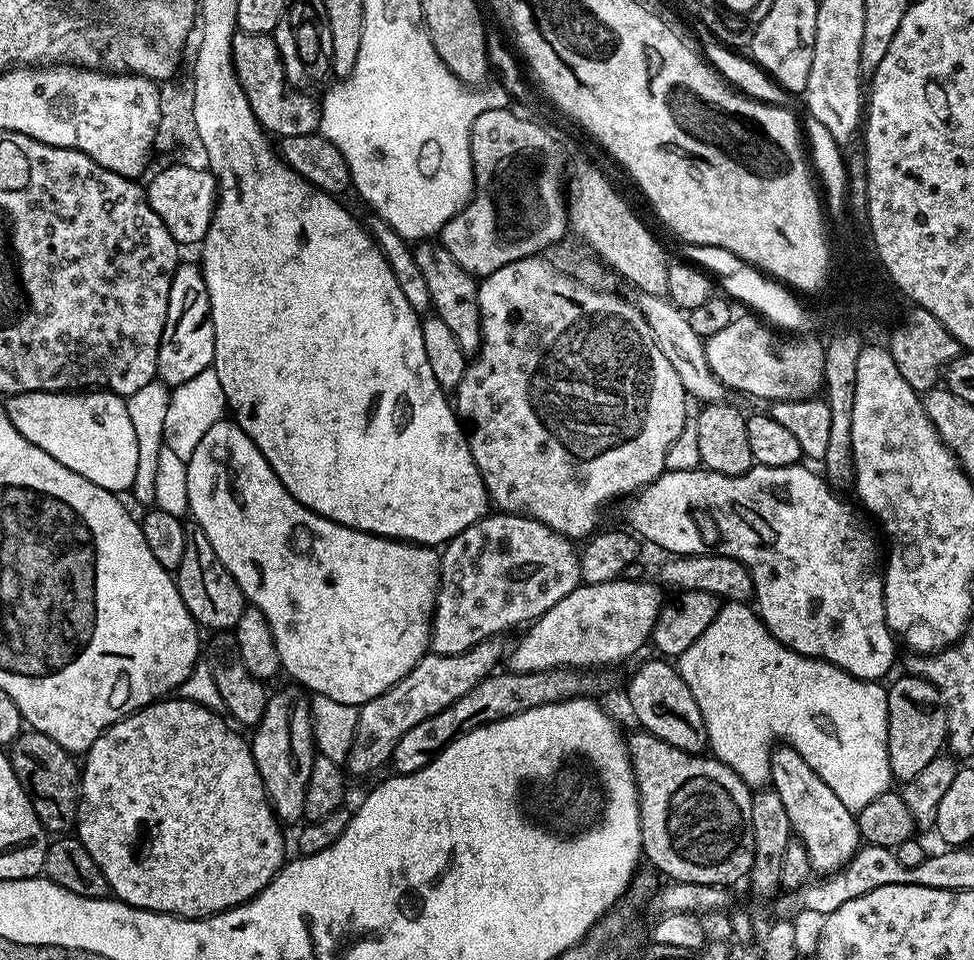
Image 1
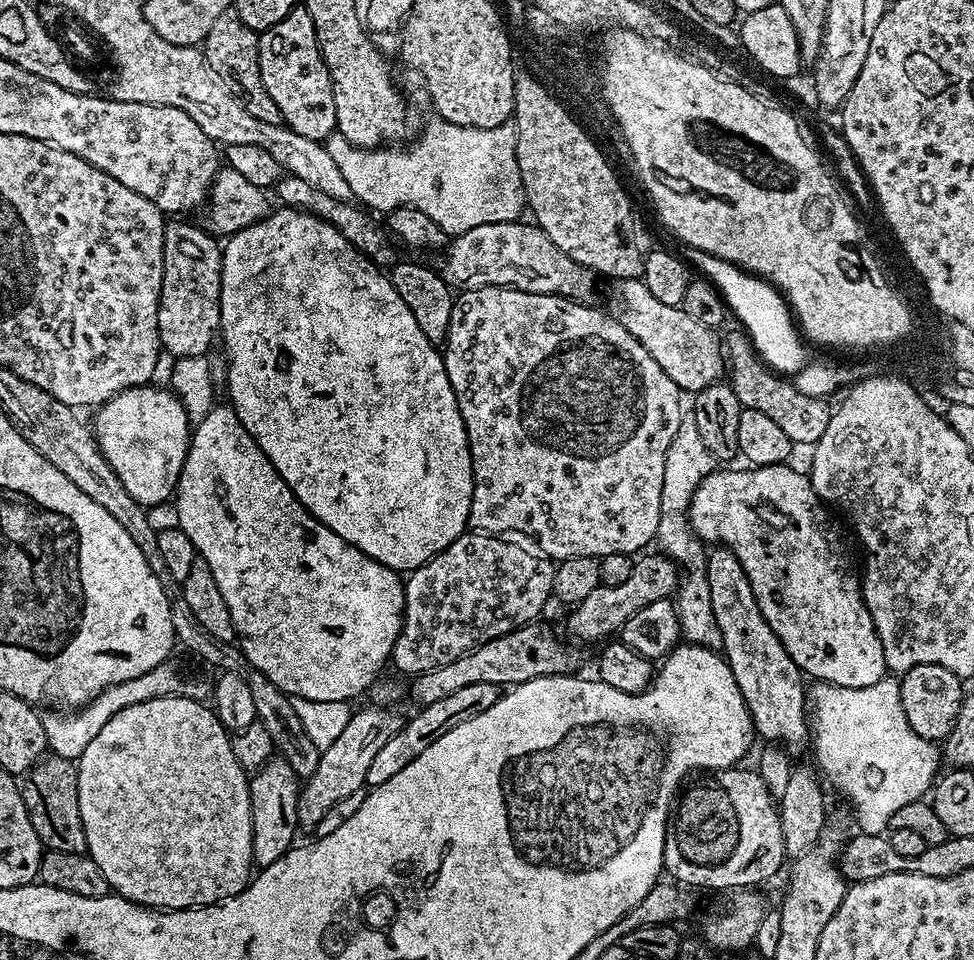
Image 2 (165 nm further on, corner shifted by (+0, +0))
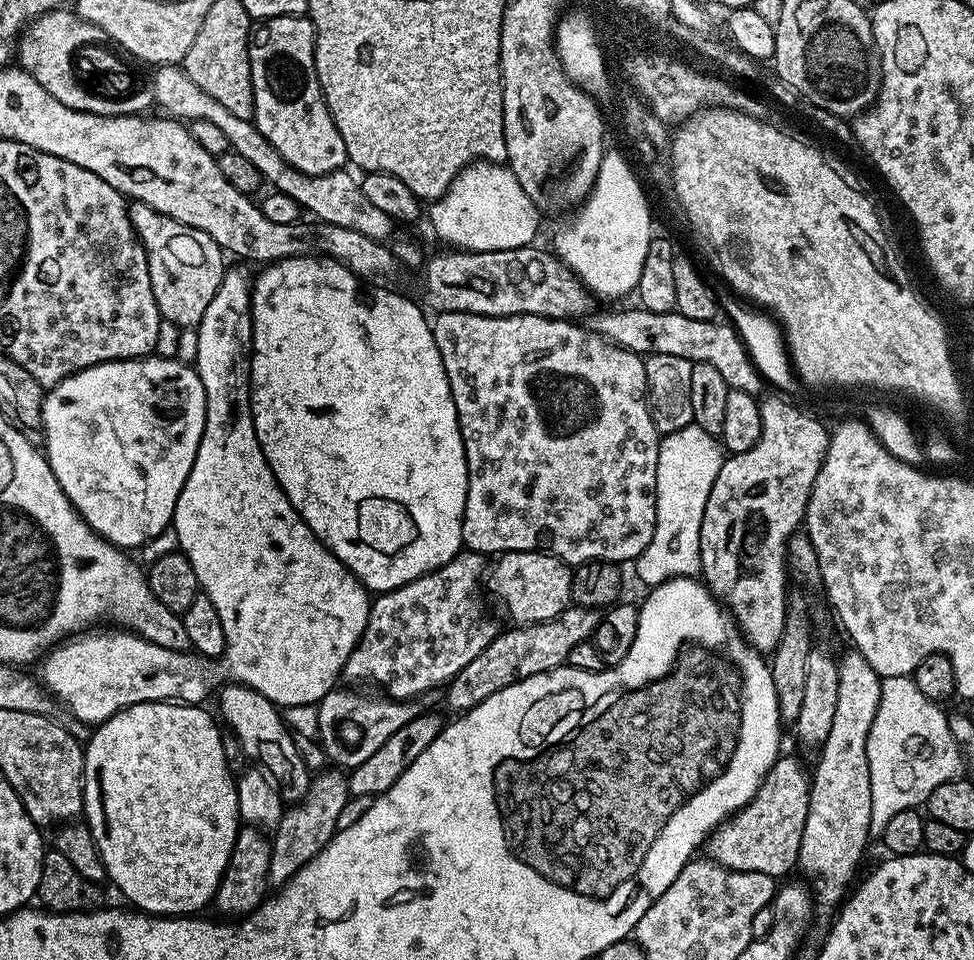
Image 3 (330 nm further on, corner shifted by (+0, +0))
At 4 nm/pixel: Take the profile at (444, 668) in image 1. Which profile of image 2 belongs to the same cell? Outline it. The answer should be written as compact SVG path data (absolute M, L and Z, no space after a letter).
M371 706L353 711L350 722L346 722L346 730L331 746L326 746L320 753L318 768L312 777L303 781L298 802L298 818L300 828L315 829L318 822L322 822L322 814L334 806L334 802L342 802L354 790L366 785L366 770L370 770L370 761L374 754L386 746L386 741L398 734L402 723L402 716L395 712L392 706Z

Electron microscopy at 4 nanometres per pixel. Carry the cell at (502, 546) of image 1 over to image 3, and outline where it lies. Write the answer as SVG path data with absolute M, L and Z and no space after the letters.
M462 550L446 566L406 586L379 593L372 600L364 636L346 662L343 679L360 690L367 689L369 680L385 688L394 700L414 700L425 692L443 689L498 635L498 627L484 609L484 560L481 553Z

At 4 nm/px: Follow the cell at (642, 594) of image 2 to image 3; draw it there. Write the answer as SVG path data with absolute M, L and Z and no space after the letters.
M569 606L565 612L546 622L521 624L509 627L509 632L501 631L492 639L490 646L486 646L486 650L474 658L474 662L462 666L460 673L448 681L446 693L453 713L468 712L475 704L486 702L490 694L498 694L498 690L514 682L561 667L574 646L587 644L595 637L600 617L601 613L597 609Z

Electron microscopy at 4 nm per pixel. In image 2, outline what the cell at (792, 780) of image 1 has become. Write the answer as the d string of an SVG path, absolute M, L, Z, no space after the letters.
M716 546L708 556L706 578L710 582L710 602L714 605L714 618L718 622L718 630L722 634L722 655L728 661L734 674L734 682L742 690L742 698L750 710L752 727L757 737L765 736L768 742L775 742L788 749L788 755L799 758L810 748L810 720L806 715L806 677L800 667L786 654L786 646L770 630L770 622L762 618L762 610L756 601L754 590L750 586L750 578L746 578L746 570L741 566L736 554L729 548Z

